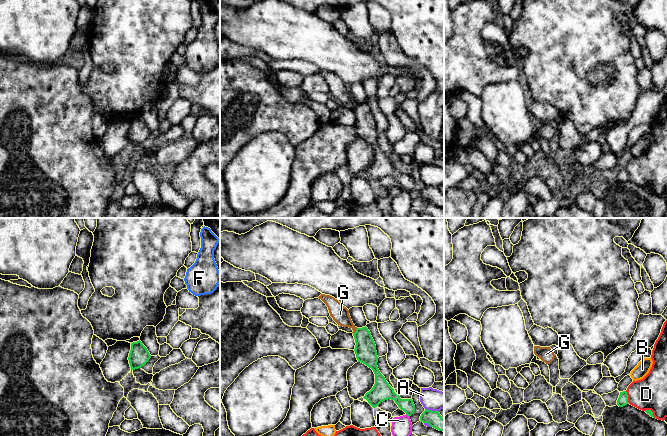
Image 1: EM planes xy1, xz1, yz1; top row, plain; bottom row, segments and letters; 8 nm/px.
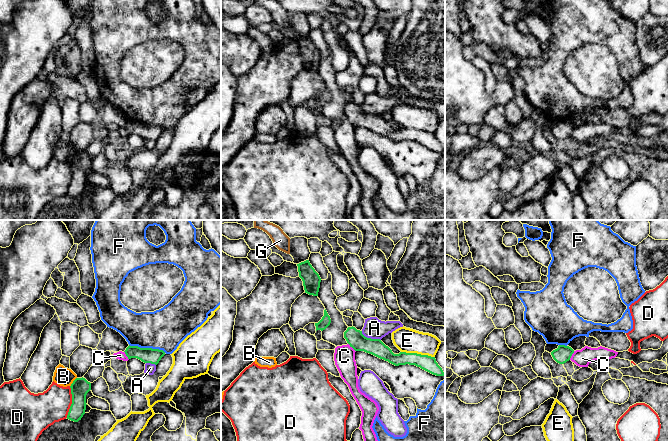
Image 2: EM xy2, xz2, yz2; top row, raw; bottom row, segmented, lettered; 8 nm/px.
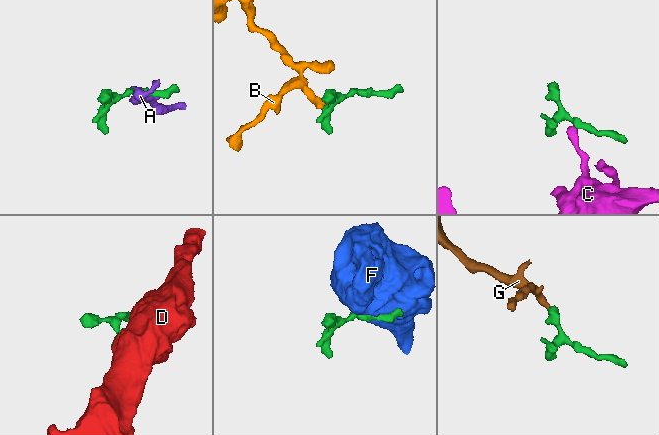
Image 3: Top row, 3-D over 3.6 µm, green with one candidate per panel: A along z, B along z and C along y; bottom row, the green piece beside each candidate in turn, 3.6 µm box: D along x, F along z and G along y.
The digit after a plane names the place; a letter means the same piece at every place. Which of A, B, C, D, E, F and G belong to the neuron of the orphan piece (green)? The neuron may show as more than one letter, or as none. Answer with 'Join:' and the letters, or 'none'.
Join: G

